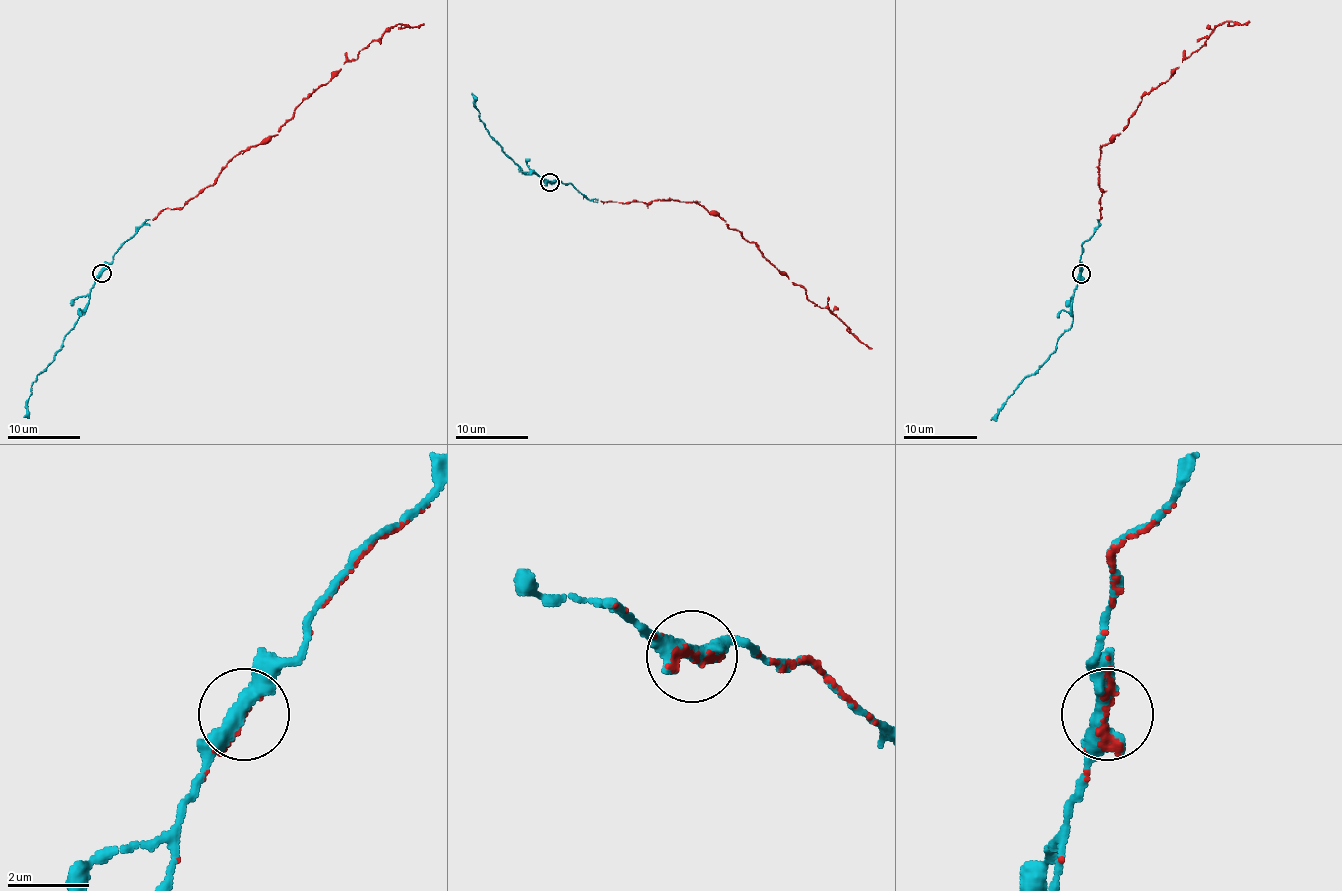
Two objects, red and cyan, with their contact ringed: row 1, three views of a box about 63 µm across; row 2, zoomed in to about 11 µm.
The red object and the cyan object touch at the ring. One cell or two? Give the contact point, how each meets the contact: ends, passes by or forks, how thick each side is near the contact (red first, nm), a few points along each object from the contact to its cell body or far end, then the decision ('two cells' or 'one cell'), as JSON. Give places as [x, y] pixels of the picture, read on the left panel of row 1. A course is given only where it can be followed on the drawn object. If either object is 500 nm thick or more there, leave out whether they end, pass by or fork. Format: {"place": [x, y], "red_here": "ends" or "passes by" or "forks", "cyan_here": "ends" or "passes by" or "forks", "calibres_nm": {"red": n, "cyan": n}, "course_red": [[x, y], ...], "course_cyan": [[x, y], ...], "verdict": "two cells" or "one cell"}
{"place": [102, 273], "red_here": "ends", "cyan_here": "passes by", "calibres_nm": {"red": 120, "cyan": 400}, "course_red": [[102, 273], [142, 224], [167, 208], [182, 208], [231, 161], [267, 142], [372, 41], [396, 25], [423, 23]], "course_cyan": [[102, 273], [89, 293], [89, 304], [66, 335], [57, 355], [31, 386], [24, 416]], "verdict": "one cell"}

